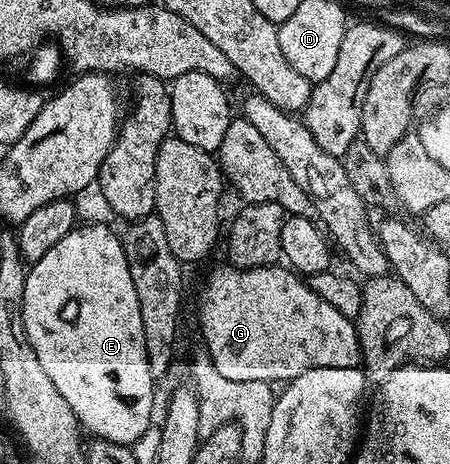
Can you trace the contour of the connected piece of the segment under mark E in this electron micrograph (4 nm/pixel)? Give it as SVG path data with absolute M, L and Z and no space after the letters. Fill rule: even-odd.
M84 225L74 228L66 239L58 239L42 259L31 262L27 270L26 291L24 292L24 318L26 319L26 335L30 335L30 347L34 347L34 355L42 363L42 371L53 381L54 387L70 403L70 411L80 420L85 430L92 432L93 438L118 443L129 447L135 446L136 440L148 429L152 421L152 404L156 401L154 378L150 371L150 363L146 359L146 335L142 335L142 311L138 307L138 291L134 291L134 279L130 279L130 267L124 254L124 243L119 236L116 237L104 225Z

